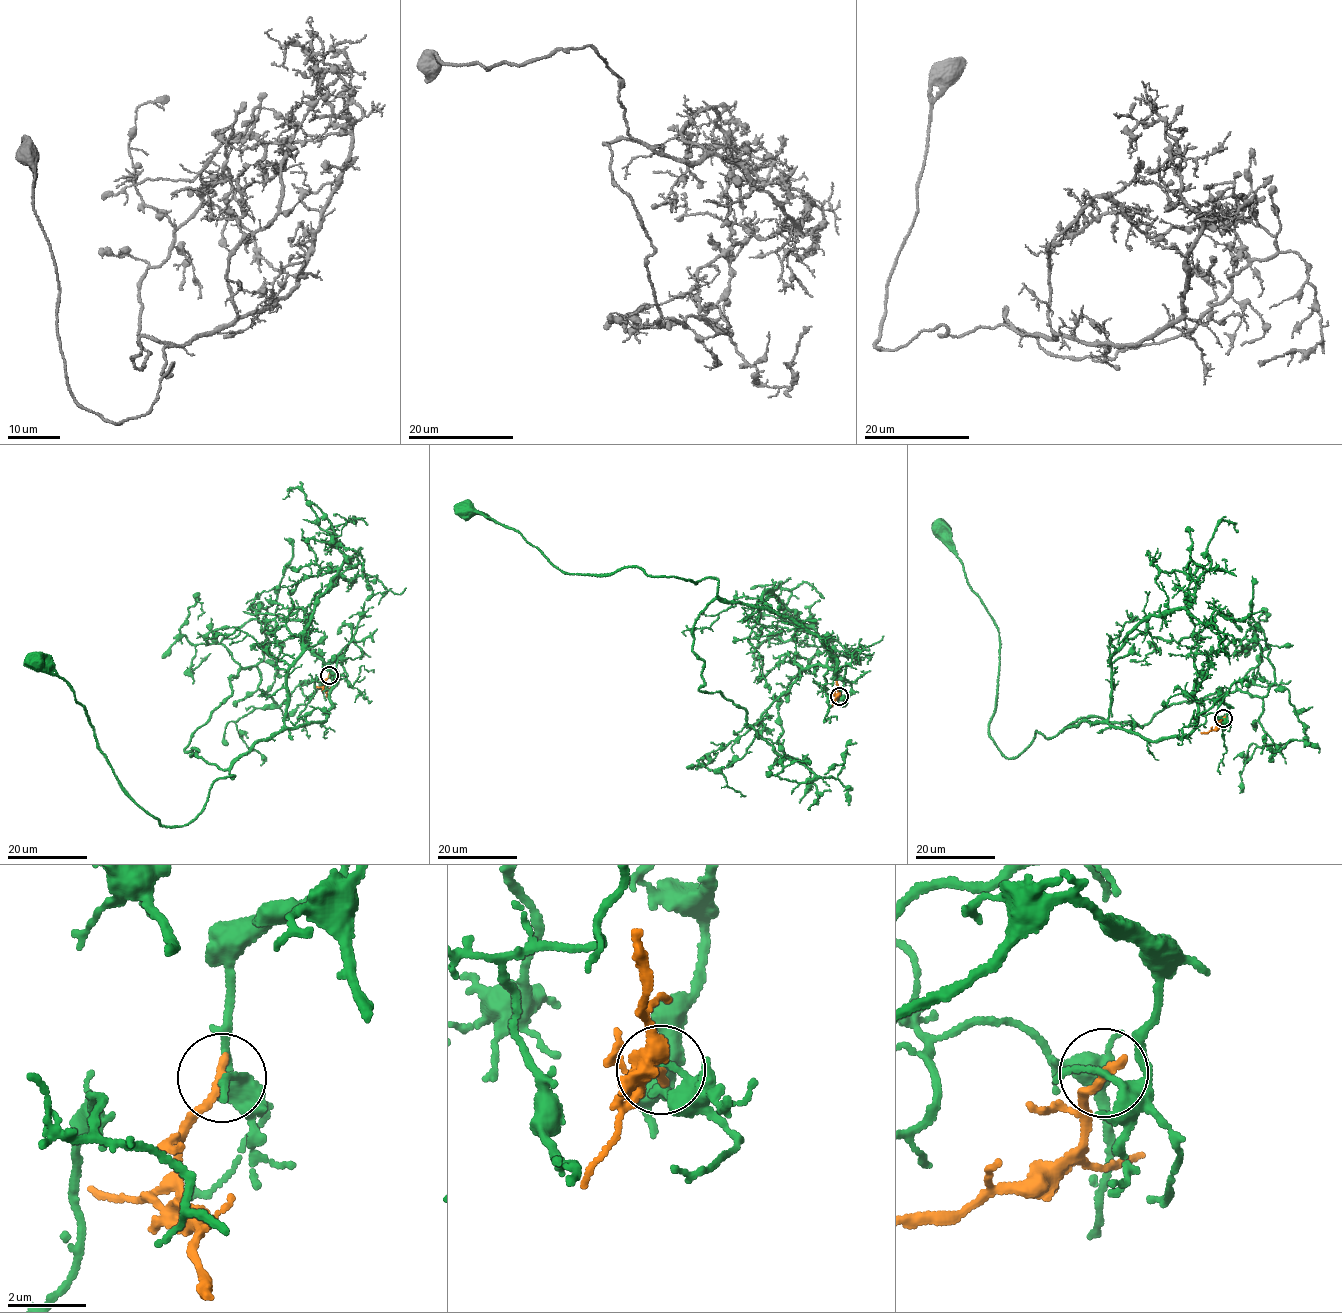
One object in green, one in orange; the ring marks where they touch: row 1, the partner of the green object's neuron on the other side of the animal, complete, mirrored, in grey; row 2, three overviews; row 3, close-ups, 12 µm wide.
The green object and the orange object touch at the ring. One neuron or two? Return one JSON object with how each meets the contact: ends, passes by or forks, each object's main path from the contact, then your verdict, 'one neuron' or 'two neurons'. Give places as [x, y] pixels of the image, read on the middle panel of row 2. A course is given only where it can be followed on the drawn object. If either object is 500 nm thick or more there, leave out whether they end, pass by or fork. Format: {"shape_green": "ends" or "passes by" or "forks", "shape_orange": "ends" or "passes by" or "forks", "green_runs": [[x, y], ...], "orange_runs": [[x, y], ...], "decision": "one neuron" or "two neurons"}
{"shape_green": "ends", "shape_orange": "ends", "green_runs": [[839, 695], [847, 665], [835, 673], [828, 646], [724, 601], [715, 578], [570, 574], [464, 510]], "orange_runs": [[839, 696], [837, 698], [836, 681]], "decision": "two neurons"}

